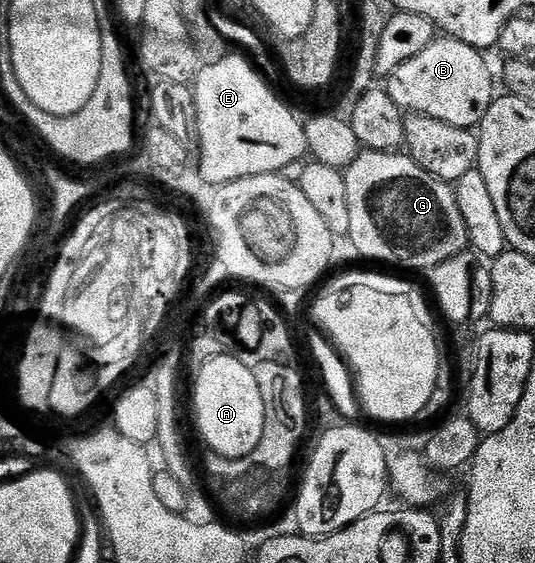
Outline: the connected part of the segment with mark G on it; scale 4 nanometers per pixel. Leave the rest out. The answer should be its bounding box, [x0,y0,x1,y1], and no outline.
[344,149,470,271]

